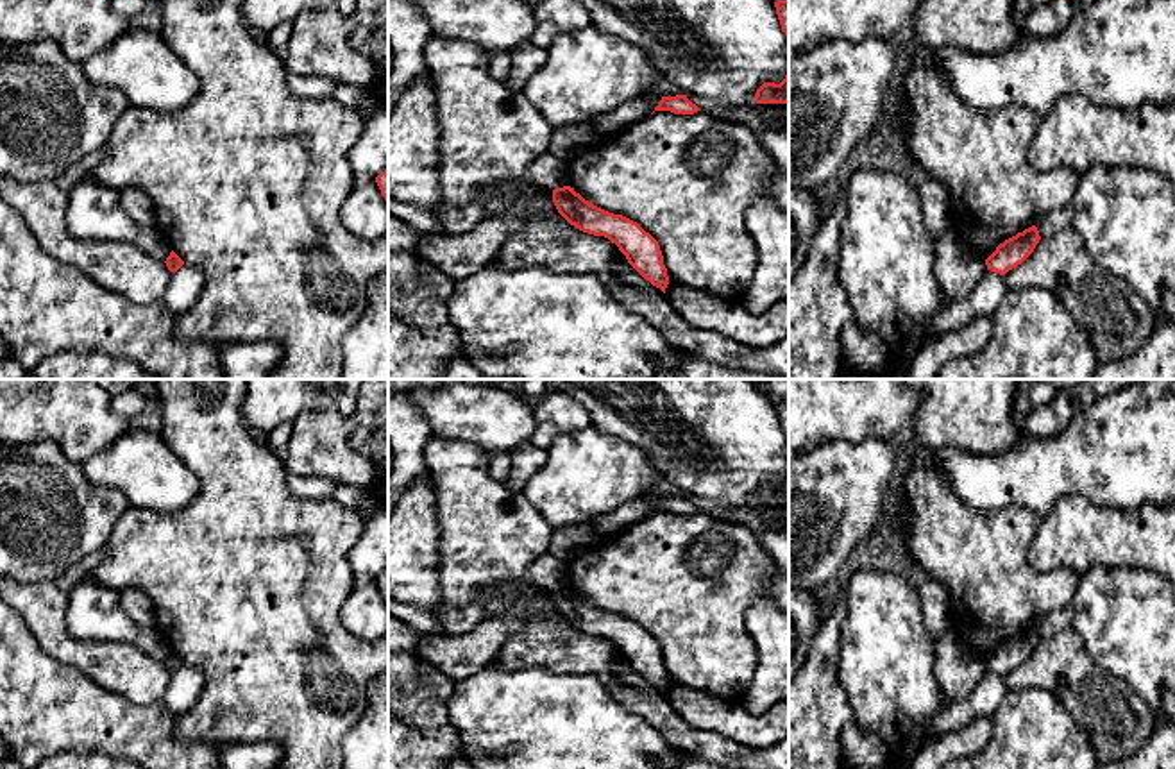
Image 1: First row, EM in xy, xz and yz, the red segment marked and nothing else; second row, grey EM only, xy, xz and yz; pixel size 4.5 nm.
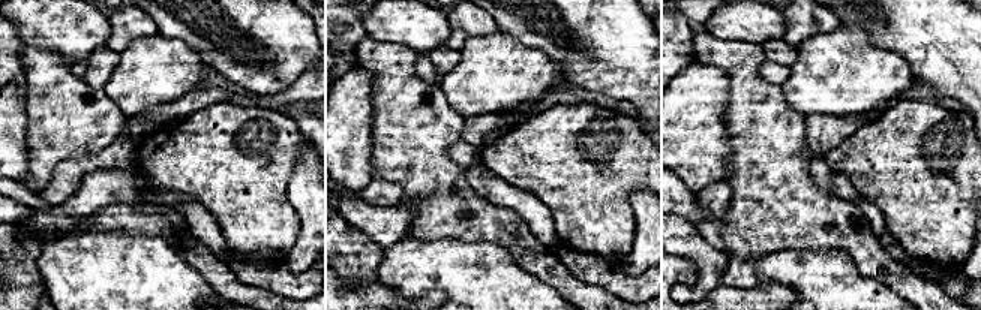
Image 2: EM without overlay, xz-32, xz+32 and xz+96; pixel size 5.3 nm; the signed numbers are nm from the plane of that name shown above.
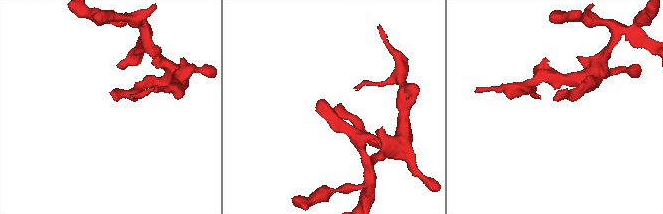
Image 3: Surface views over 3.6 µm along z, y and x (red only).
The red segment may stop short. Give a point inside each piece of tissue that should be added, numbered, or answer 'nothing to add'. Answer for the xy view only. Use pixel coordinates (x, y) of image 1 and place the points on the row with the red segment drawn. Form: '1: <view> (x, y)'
nothing to add

